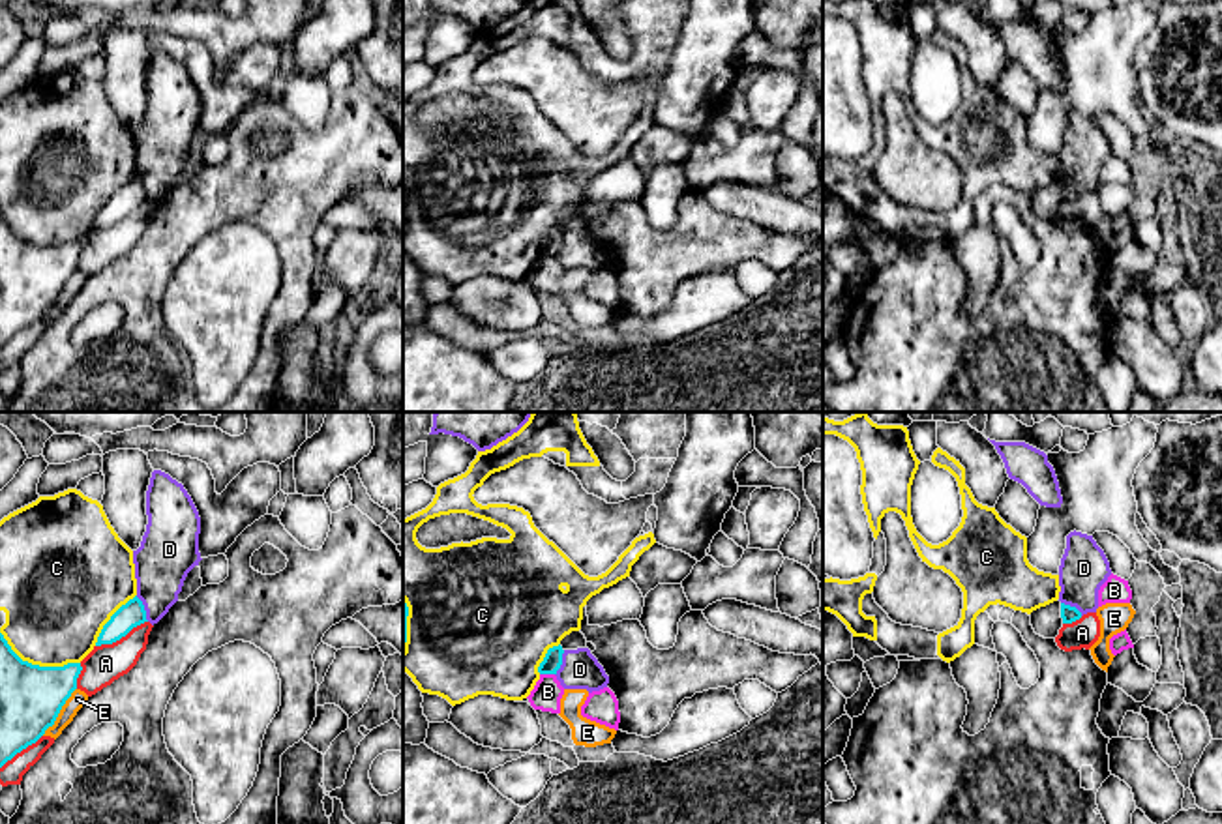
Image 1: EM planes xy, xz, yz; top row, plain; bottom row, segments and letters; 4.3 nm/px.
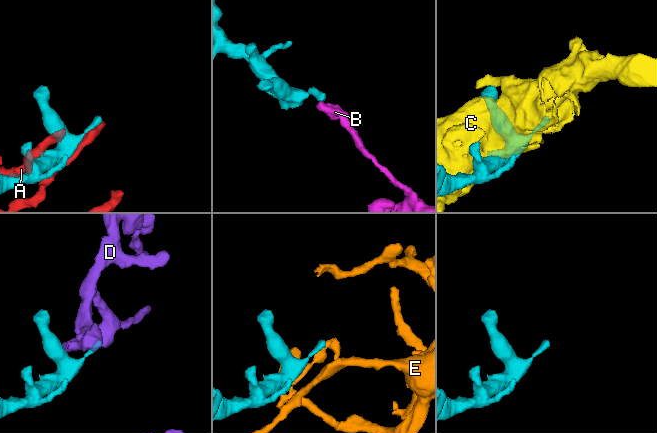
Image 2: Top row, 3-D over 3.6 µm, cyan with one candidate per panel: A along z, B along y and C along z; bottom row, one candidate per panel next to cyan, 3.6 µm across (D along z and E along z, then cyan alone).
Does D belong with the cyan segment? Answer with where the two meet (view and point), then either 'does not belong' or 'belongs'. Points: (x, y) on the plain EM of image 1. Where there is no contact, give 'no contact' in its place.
meets cyan in xy at (143, 190); does not belong

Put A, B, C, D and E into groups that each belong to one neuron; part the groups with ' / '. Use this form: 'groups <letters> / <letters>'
groups A / B / C / D / E

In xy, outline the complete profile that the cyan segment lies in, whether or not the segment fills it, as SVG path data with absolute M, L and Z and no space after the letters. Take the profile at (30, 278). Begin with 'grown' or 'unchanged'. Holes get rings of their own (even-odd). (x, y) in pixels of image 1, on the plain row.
unchanged; M0 213L0 348L54 305L62 287L77 270L81 251L81 243L39 247L22 242Z

